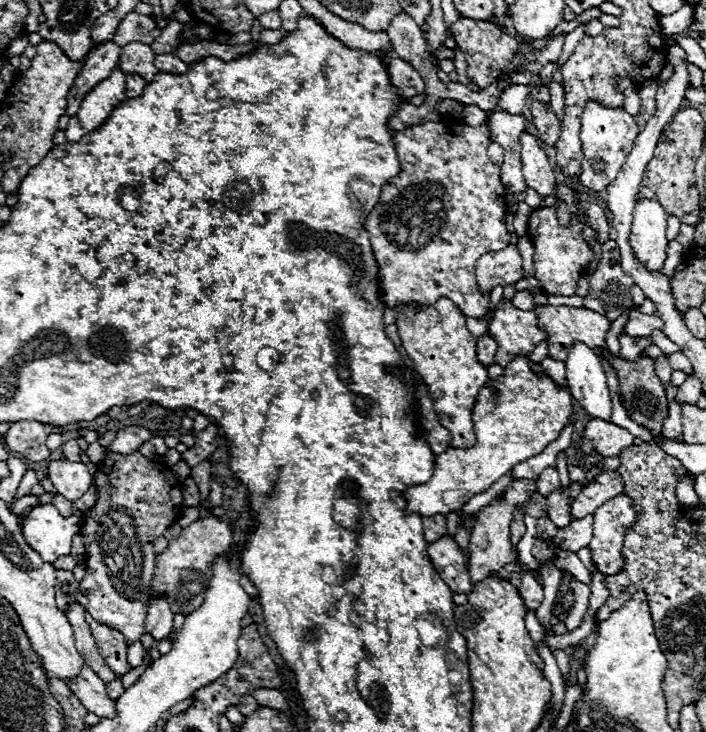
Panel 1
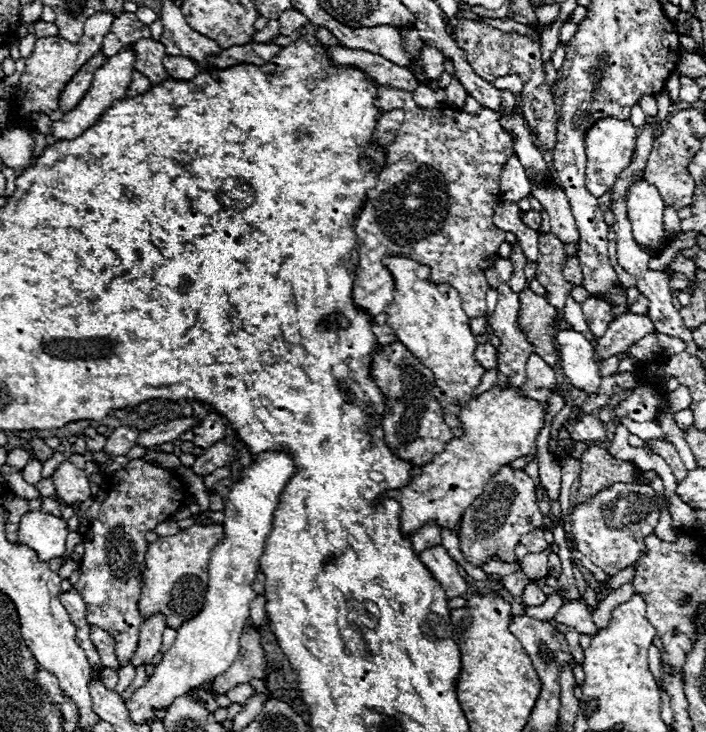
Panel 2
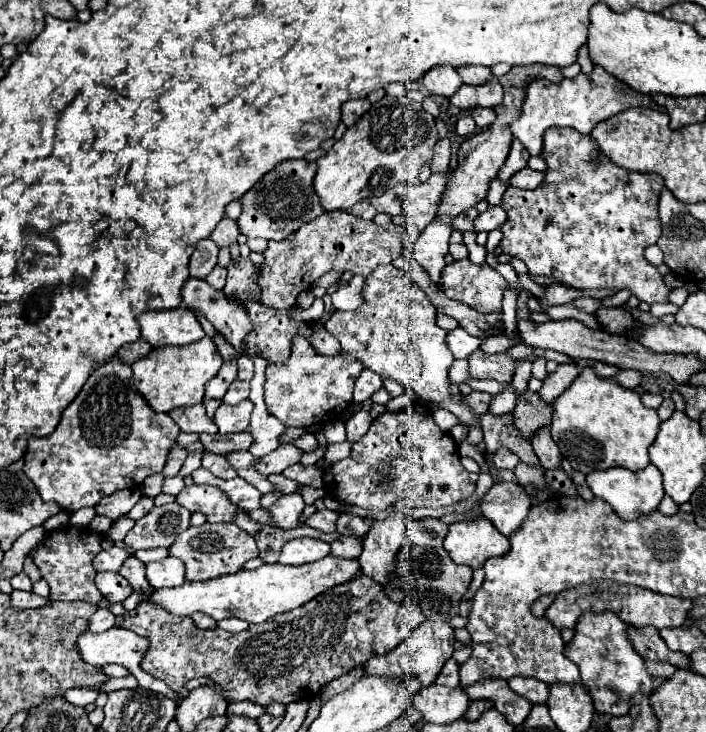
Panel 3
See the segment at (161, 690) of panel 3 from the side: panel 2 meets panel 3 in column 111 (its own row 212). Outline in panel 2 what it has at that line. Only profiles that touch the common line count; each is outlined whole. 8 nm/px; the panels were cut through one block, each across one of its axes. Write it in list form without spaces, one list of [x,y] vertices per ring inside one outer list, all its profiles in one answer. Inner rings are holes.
[[[646,180],[638,182],[630,190],[628,216],[634,232],[634,240],[646,248],[664,248],[666,230],[664,230],[664,200],[654,186]]]

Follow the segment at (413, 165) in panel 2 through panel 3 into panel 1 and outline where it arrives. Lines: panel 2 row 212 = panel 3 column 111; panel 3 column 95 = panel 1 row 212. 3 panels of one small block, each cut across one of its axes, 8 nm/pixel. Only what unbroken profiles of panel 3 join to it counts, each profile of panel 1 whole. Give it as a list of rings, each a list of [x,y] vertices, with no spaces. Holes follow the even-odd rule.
[[[452,120],[450,126],[446,122],[426,122],[394,134],[402,174],[384,186],[378,206],[364,220],[364,226],[370,232],[374,256],[380,266],[380,280],[386,296],[384,302],[388,308],[410,300],[432,306],[436,300],[448,298],[466,316],[480,318],[488,312],[490,298],[478,292],[474,264],[482,254],[498,252],[510,244],[510,232],[504,224],[506,188],[500,180],[500,168],[486,156],[488,144],[490,134],[486,124],[470,128]]]

